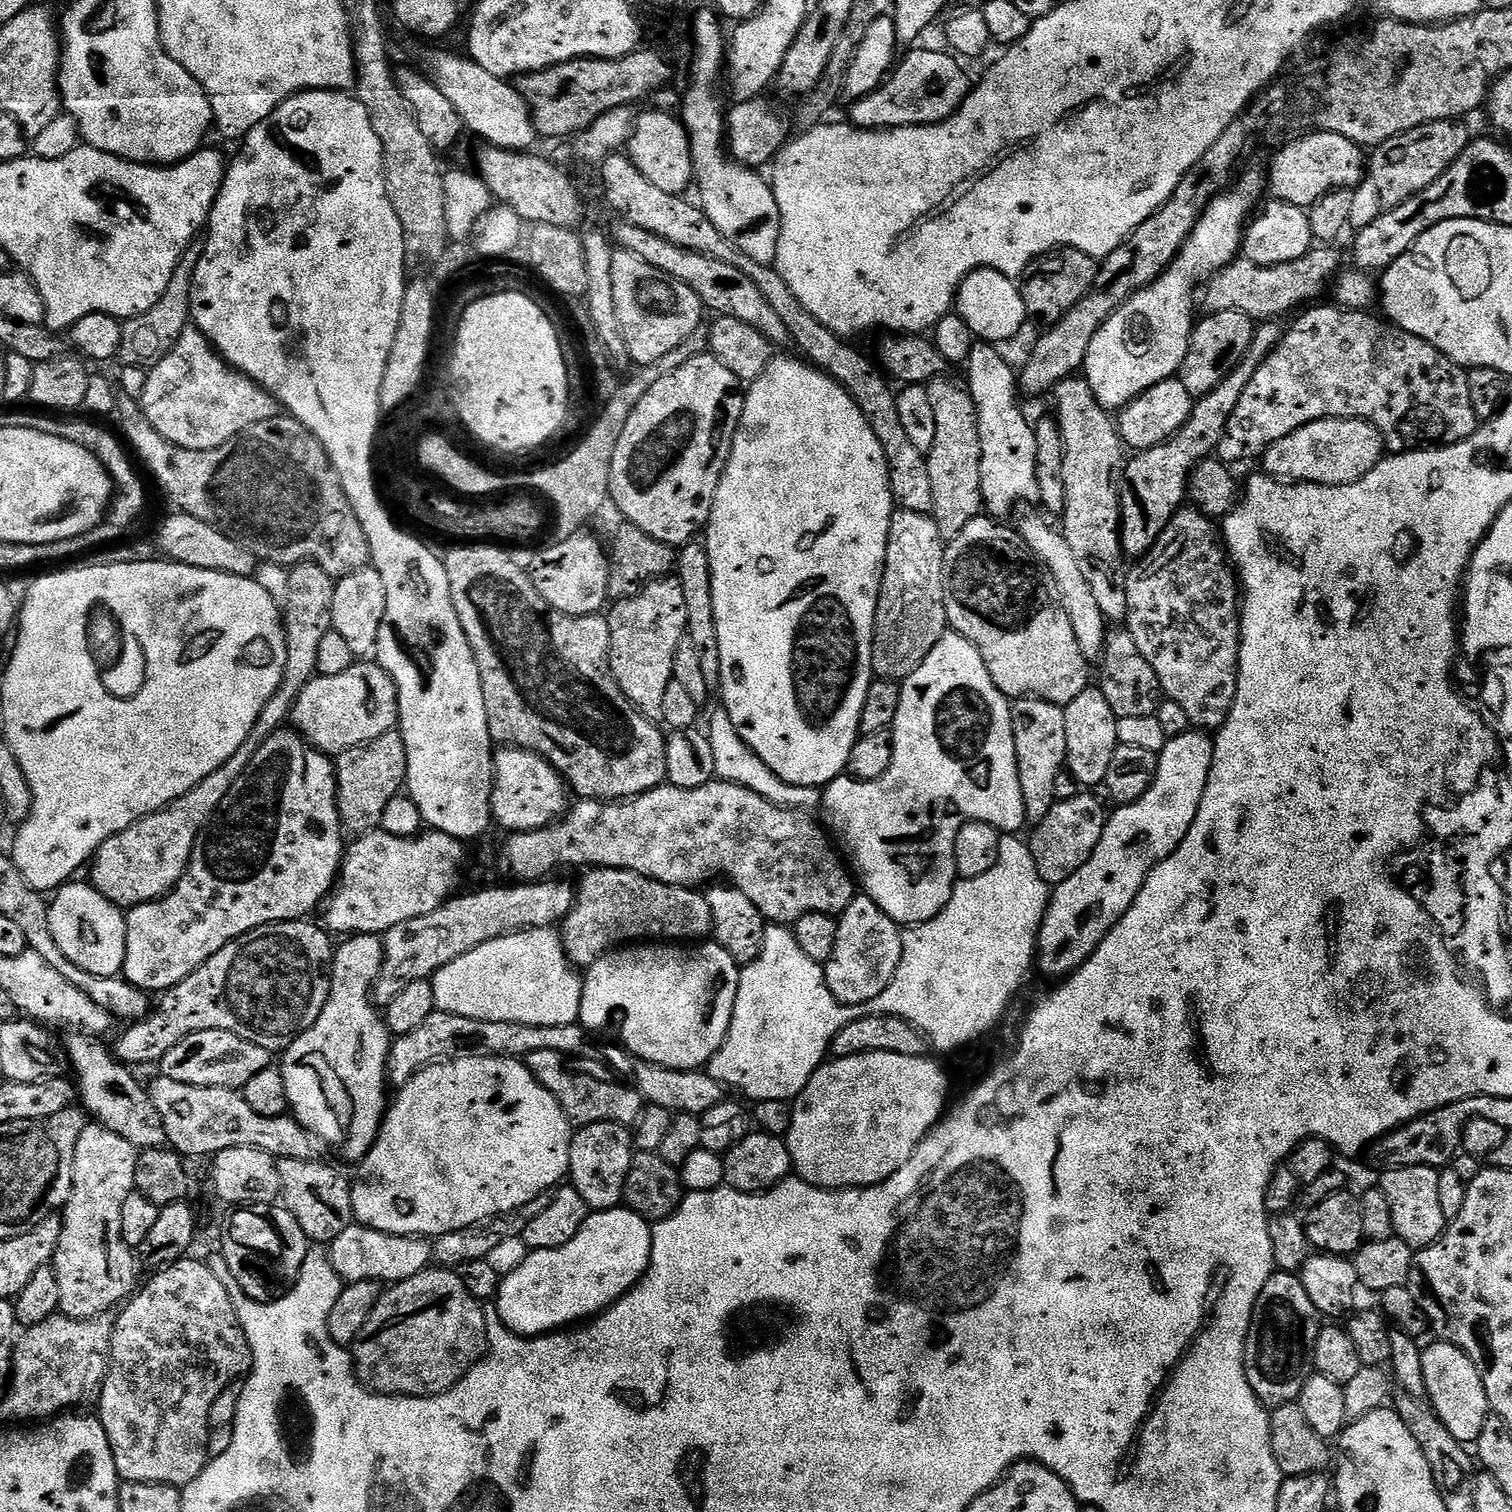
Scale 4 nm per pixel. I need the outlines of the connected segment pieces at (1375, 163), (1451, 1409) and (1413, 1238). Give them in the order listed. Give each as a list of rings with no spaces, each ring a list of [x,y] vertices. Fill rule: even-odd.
[[[1435,120],[1414,130],[1406,130],[1371,149],[1366,176],[1374,182],[1385,210],[1406,202],[1406,198],[1414,198],[1418,190],[1426,190],[1430,182],[1446,174],[1449,166],[1464,153],[1470,143],[1468,128],[1464,124],[1467,123],[1460,120]]]
[[[1443,1343],[1423,1349],[1422,1374],[1426,1378],[1426,1400],[1457,1442],[1472,1446],[1478,1434],[1482,1434],[1482,1426],[1490,1415],[1486,1390],[1474,1362],[1470,1362],[1466,1353],[1457,1344]]]
[[[1406,1166],[1389,1168],[1381,1176],[1384,1177],[1378,1180],[1378,1187],[1386,1194],[1386,1202],[1390,1205],[1395,1239],[1406,1242],[1414,1250],[1435,1244],[1444,1235],[1446,1227],[1442,1205],[1438,1203],[1440,1172],[1430,1166]]]

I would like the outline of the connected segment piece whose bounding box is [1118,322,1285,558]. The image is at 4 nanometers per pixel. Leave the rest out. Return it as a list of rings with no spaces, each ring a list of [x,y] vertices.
[[[1264,322],[1253,331],[1252,345],[1246,350],[1242,359],[1236,363],[1236,368],[1210,394],[1199,397],[1192,405],[1190,418],[1177,430],[1165,444],[1159,444],[1153,448],[1147,448],[1144,452],[1136,452],[1135,455],[1125,463],[1122,469],[1122,479],[1119,481],[1120,489],[1120,545],[1125,557],[1139,558],[1147,554],[1160,540],[1162,530],[1172,521],[1174,513],[1180,511],[1188,495],[1188,478],[1192,475],[1193,468],[1201,460],[1211,457],[1216,447],[1222,442],[1222,434],[1230,422],[1230,414],[1234,414],[1234,406],[1238,406],[1238,398],[1242,398],[1242,390],[1250,386],[1250,378],[1262,366],[1262,362],[1276,349],[1280,340],[1284,337],[1285,329],[1279,328],[1279,323]]]

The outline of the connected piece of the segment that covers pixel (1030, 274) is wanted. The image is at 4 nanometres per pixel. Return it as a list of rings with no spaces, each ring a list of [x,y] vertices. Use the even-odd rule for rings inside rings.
[[[1056,248],[1044,256],[1037,256],[1025,270],[1019,285],[1028,320],[1044,324],[1040,326],[1057,324],[1094,286],[1097,267],[1098,261],[1094,257],[1073,248]]]

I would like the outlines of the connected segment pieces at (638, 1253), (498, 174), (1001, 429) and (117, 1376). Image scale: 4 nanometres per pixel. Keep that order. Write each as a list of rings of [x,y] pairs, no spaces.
[[[623,1207],[611,1208],[609,1212],[592,1212],[586,1218],[582,1230],[578,1230],[578,1234],[574,1234],[566,1246],[554,1250],[529,1251],[526,1262],[501,1279],[494,1303],[500,1311],[500,1321],[514,1334],[529,1338],[546,1336],[605,1312],[643,1278],[651,1262],[652,1230],[649,1221]]]
[[[493,146],[482,148],[476,156],[477,166],[475,165],[475,167],[478,169],[478,175],[484,179],[493,197],[501,205],[512,208],[514,214],[520,216],[521,221],[528,223],[529,220],[529,225],[532,226],[545,224],[546,226],[562,226],[573,230],[581,227],[579,224],[584,220],[584,200],[580,197],[580,188],[554,161],[547,160],[544,156],[535,156],[535,151],[532,150],[515,152],[509,148],[495,148]]]
[[[988,342],[973,343],[972,353],[966,361],[968,381],[966,387],[972,393],[978,414],[978,434],[982,442],[982,494],[984,507],[993,517],[1004,518],[1015,504],[1023,500],[1035,501],[1038,497],[1038,478],[1034,470],[1036,461],[1036,447],[1034,446],[1035,427],[1020,413],[1018,397],[1018,376],[1006,361],[1000,357],[999,347]]]
[[[185,1258],[168,1268],[159,1269],[151,1277],[152,1280],[144,1289],[141,1287],[119,1309],[120,1317],[115,1317],[112,1325],[112,1351],[110,1353],[110,1363],[108,1365],[108,1376],[104,1379],[104,1389],[100,1392],[98,1401],[98,1418],[106,1430],[106,1438],[110,1438],[110,1450],[114,1454],[114,1466],[121,1481],[142,1482],[143,1484],[174,1484],[177,1486],[187,1486],[194,1482],[202,1474],[204,1465],[208,1463],[208,1433],[210,1431],[210,1406],[214,1406],[214,1401],[218,1399],[218,1394],[222,1390],[233,1387],[241,1378],[247,1377],[252,1371],[252,1351],[248,1345],[246,1334],[240,1328],[238,1314],[234,1310],[234,1302],[230,1302],[230,1294],[226,1294],[226,1286],[218,1282],[207,1263],[203,1259],[192,1260]]]

